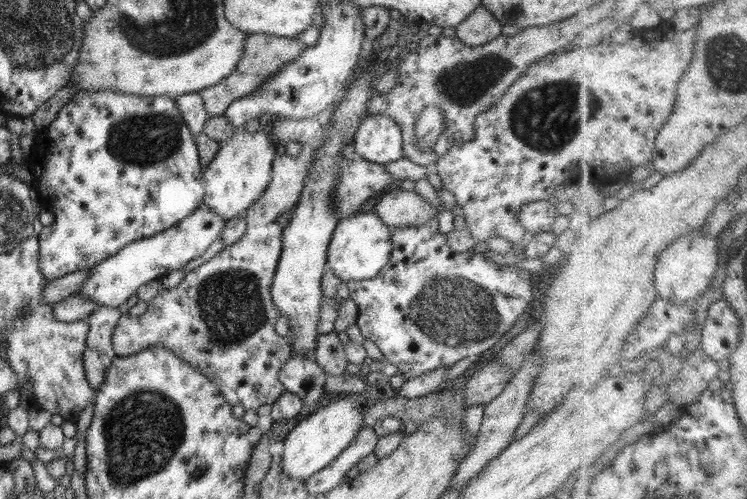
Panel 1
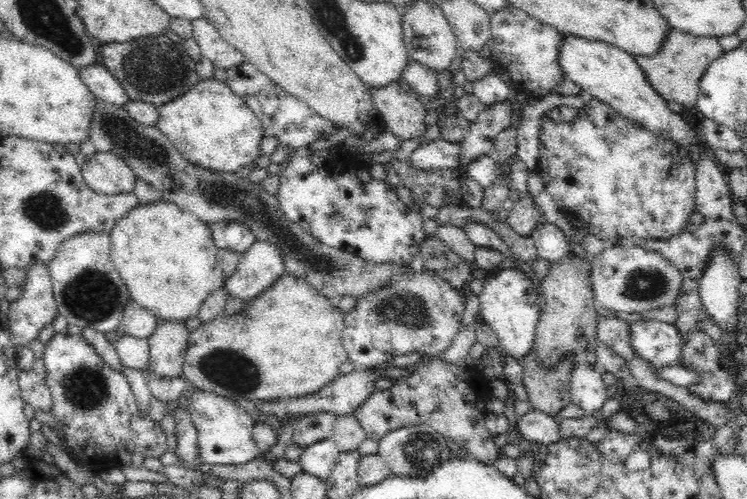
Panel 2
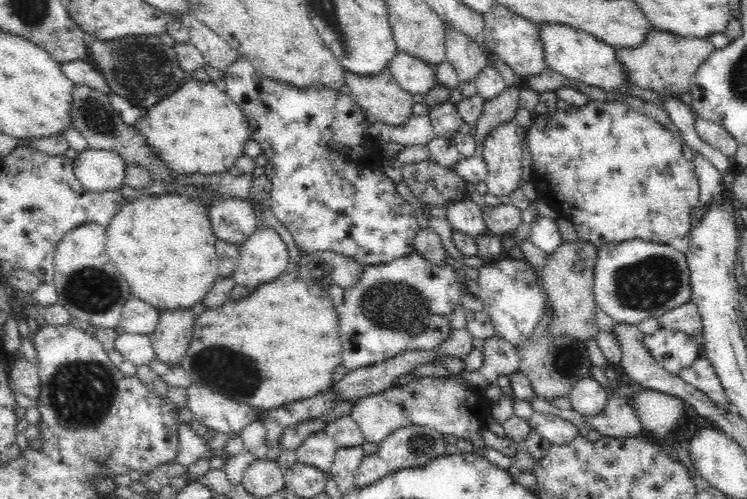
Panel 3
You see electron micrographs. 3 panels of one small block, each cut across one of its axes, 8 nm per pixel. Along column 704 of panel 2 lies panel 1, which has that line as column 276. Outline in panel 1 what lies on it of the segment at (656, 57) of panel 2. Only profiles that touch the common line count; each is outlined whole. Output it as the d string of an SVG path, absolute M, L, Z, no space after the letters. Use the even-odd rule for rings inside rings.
M268 33L249 34L244 39L244 52L236 68L224 80L197 93L202 97L208 116L222 117L233 100L248 96L258 90L279 68L293 63L306 48L297 38L270 36Z

